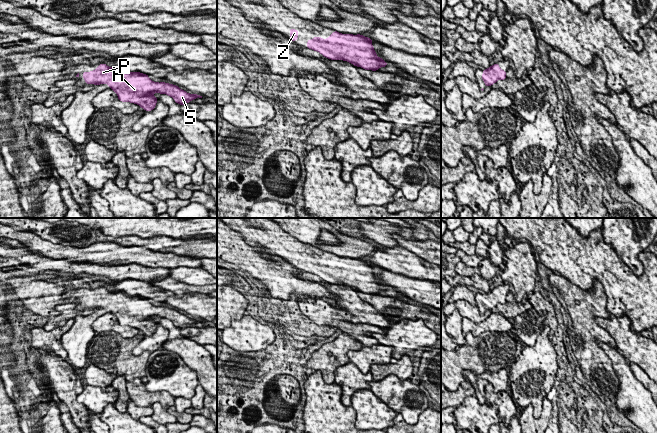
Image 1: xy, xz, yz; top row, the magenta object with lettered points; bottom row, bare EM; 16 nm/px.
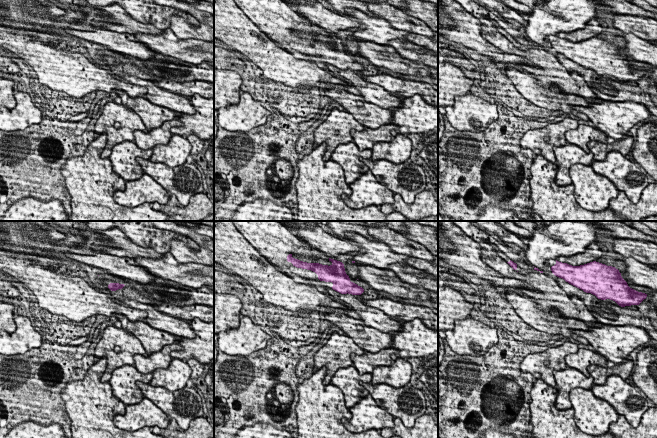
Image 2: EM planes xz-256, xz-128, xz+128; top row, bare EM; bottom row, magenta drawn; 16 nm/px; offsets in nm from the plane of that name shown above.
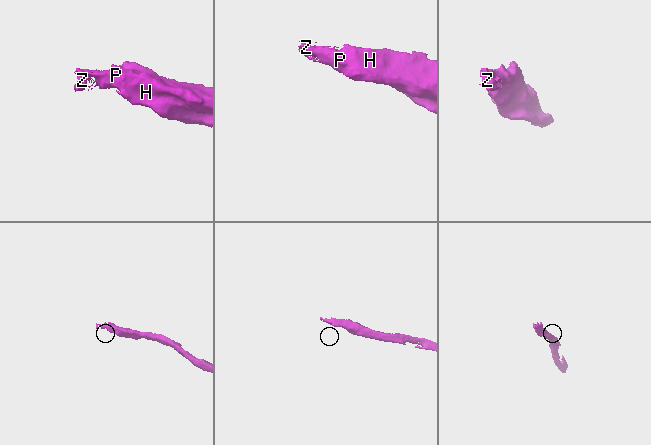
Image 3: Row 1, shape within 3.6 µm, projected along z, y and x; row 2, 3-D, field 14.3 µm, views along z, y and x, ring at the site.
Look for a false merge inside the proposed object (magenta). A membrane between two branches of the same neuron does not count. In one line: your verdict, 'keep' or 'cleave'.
keep

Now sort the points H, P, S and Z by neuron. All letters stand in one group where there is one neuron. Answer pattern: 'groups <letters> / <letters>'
groups H P S Z

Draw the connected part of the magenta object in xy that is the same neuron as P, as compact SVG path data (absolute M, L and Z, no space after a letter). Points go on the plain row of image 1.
M101 287L96 294L82 296L87 309L107 308L118 320L121 326L130 326L139 329L145 335L152 335L158 323L153 317L166 318L176 327L184 329L202 320L189 318L177 309L154 306L147 298L129 296L122 291L108 291Z

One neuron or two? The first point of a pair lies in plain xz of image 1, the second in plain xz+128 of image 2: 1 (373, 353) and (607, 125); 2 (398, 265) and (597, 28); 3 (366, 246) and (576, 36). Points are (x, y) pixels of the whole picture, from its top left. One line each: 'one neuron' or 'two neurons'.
1: two neurons
2: two neurons
3: one neuron

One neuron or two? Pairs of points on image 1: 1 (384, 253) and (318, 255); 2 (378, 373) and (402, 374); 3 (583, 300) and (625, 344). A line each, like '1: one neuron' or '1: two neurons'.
1: two neurons
2: one neuron
3: two neurons

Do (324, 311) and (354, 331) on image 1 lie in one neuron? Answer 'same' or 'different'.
same

